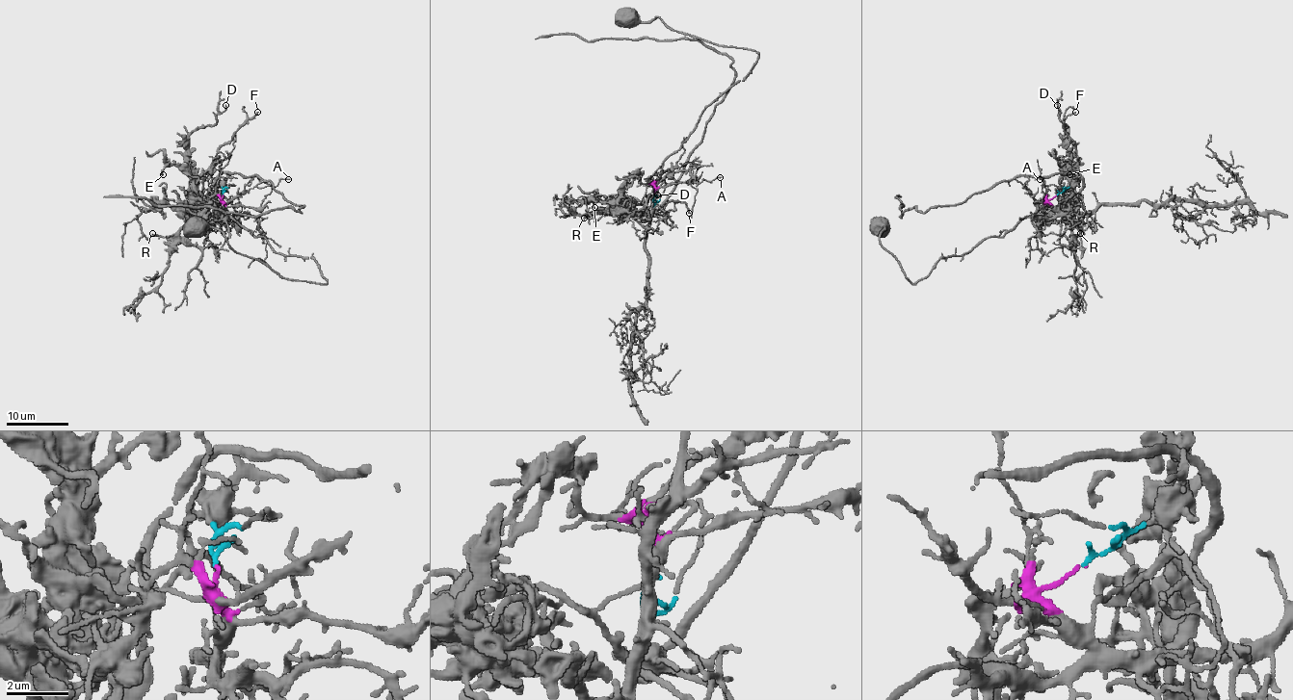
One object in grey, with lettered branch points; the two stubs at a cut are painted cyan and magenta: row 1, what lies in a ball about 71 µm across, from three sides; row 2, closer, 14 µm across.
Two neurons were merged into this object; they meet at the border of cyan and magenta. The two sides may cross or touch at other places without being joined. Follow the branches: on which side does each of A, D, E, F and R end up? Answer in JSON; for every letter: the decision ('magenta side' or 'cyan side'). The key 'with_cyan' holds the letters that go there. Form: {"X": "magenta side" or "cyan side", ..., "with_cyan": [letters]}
{"A": "magenta side", "D": "cyan side", "E": "cyan side", "F": "cyan side", "R": "cyan side", "with_cyan": ["D", "E", "F", "R"]}

